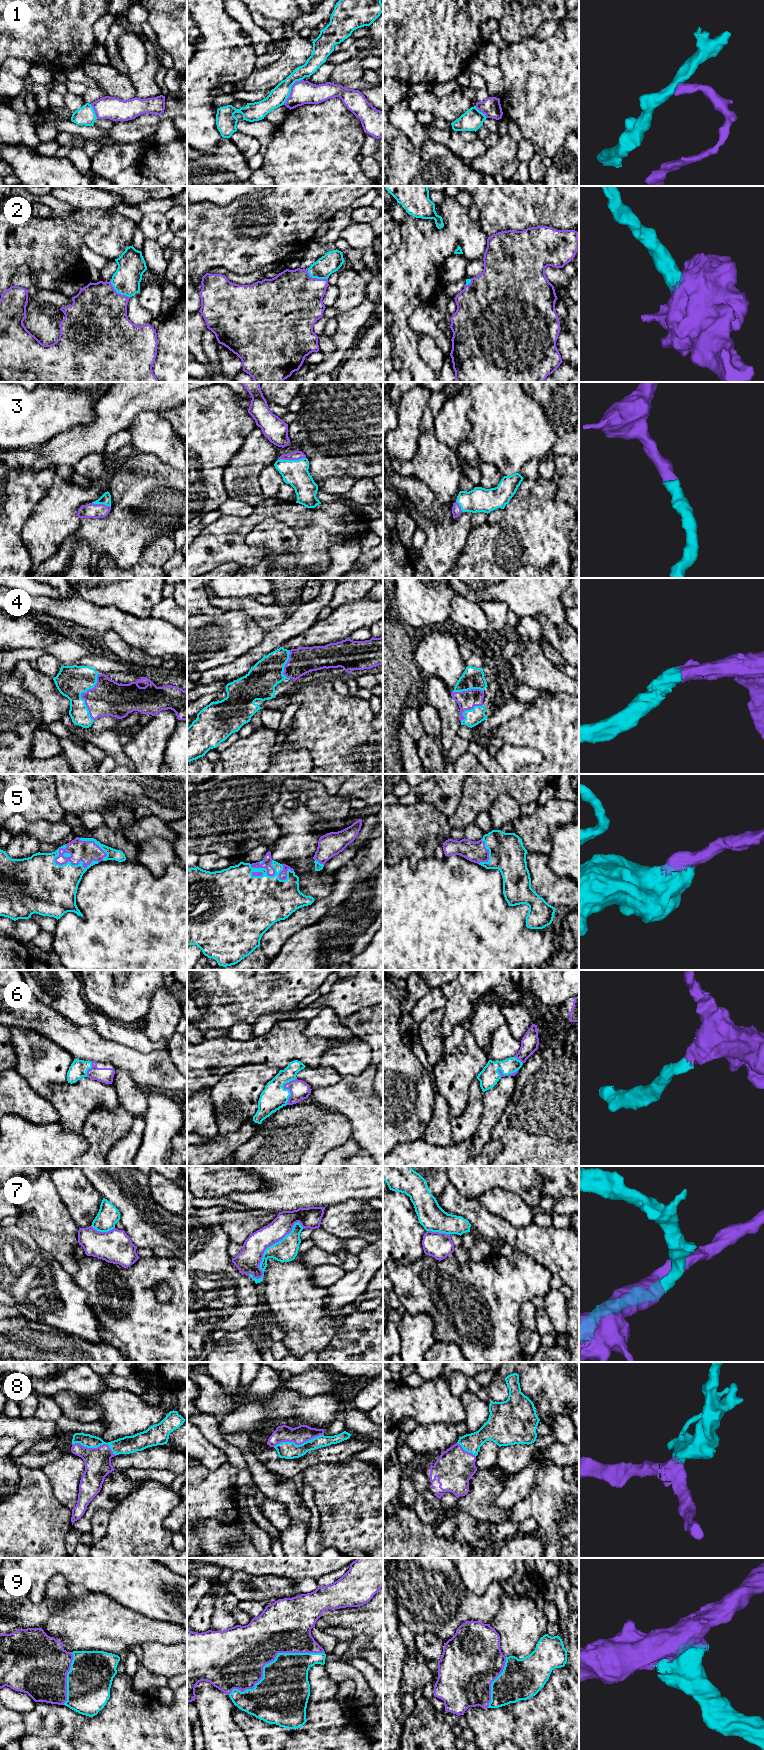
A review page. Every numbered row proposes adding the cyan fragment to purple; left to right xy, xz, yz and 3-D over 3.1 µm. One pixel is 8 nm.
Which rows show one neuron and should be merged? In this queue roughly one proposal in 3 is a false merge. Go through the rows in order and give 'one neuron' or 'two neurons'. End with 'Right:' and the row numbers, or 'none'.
1: two neurons
2: one neuron
3: one neuron
4: one neuron
5: one neuron
6: one neuron
7: two neurons
8: one neuron
9: one neuron
Right: 2, 3, 4, 5, 6, 8, 9

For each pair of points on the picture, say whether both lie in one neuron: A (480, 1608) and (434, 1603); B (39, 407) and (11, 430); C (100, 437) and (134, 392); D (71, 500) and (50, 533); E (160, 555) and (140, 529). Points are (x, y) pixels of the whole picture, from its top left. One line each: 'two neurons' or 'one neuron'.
A: one neuron
B: one neuron
C: one neuron
D: one neuron
E: two neurons

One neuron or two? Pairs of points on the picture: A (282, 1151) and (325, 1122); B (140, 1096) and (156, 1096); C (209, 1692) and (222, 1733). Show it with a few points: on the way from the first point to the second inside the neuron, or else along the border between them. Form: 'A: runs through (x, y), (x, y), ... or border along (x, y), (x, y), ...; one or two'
A: runs through (293, 1140), (304, 1132), (314, 1131); one
B: border along (148, 1091), (148, 1110), (144, 1119); two
C: runs through (212, 1702), (215, 1707), (217, 1723); one

